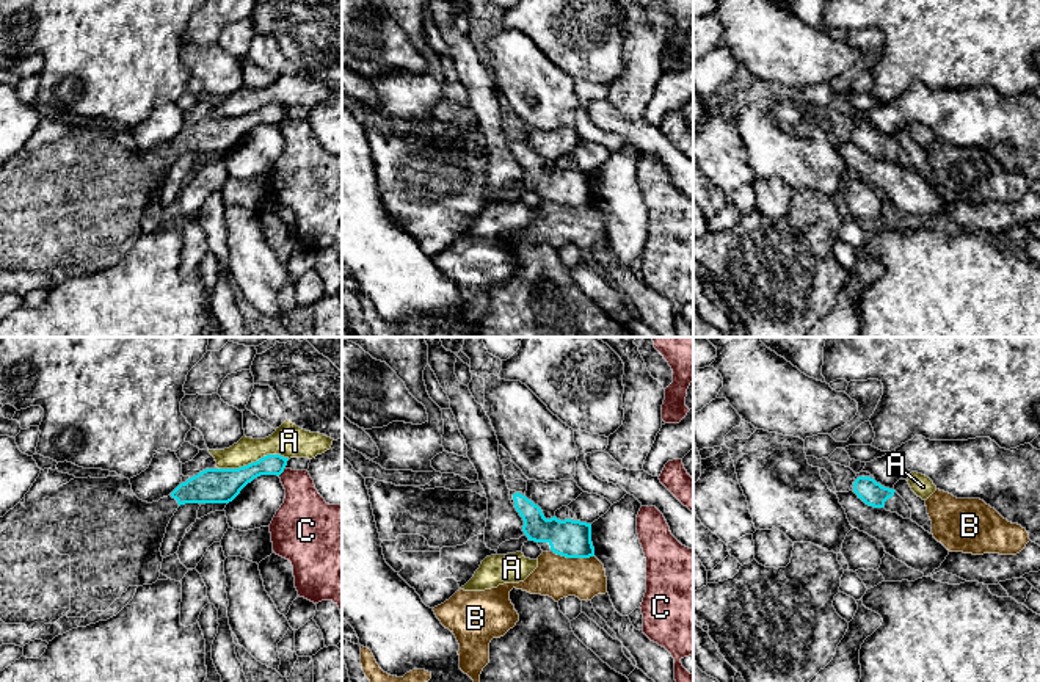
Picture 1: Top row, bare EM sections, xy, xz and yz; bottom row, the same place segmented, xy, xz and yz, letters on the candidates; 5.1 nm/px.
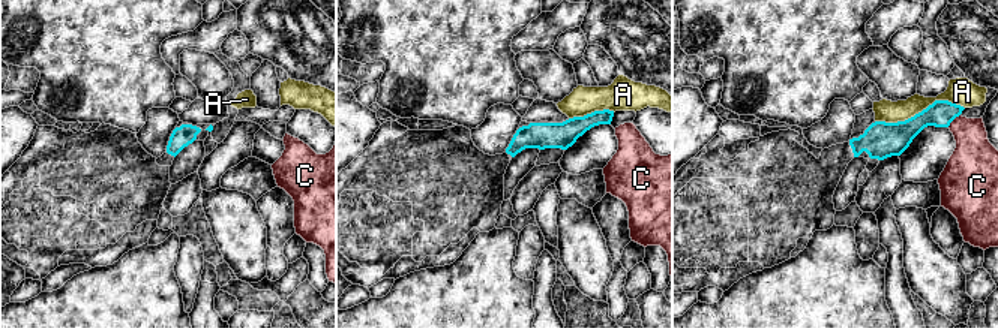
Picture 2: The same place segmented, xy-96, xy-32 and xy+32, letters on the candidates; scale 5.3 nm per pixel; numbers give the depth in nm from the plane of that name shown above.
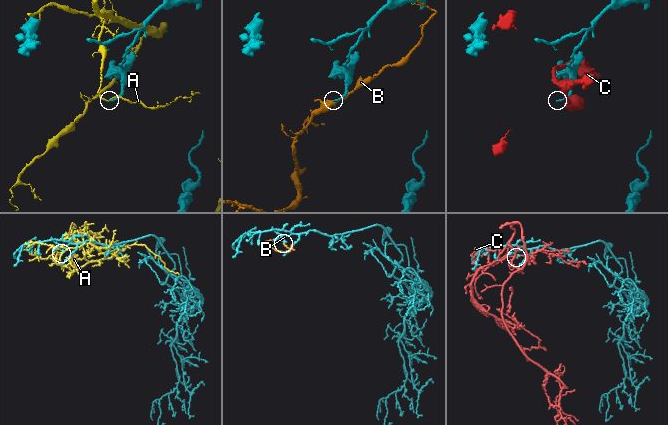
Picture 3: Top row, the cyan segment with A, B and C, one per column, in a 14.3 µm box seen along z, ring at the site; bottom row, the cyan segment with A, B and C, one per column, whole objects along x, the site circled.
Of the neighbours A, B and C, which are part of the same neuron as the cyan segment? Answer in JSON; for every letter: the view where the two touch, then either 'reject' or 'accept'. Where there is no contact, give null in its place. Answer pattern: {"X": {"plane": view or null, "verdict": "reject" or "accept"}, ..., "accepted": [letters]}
{"A": {"plane": "xy", "verdict": "reject"}, "B": {"plane": "xz", "verdict": "reject"}, "C": {"plane": "xy", "verdict": "reject"}, "accepted": []}

